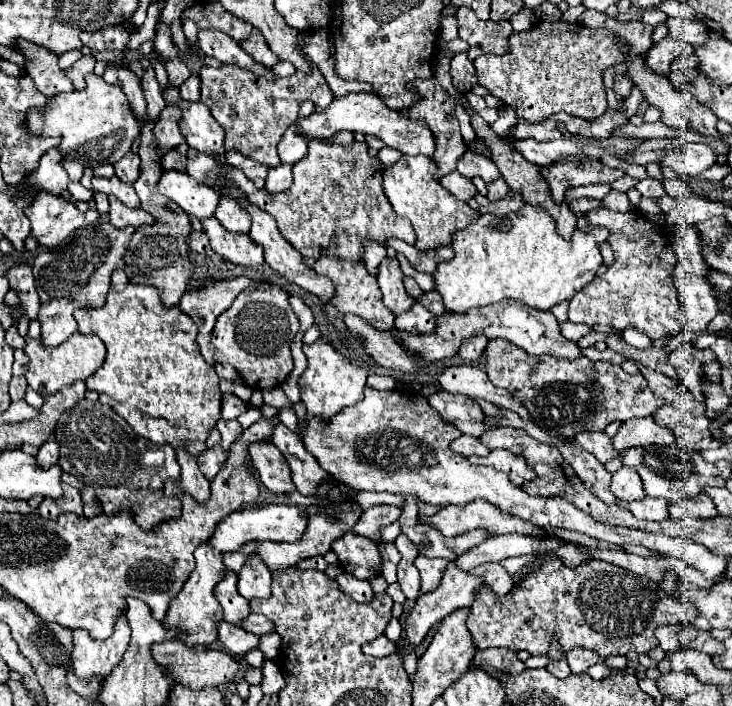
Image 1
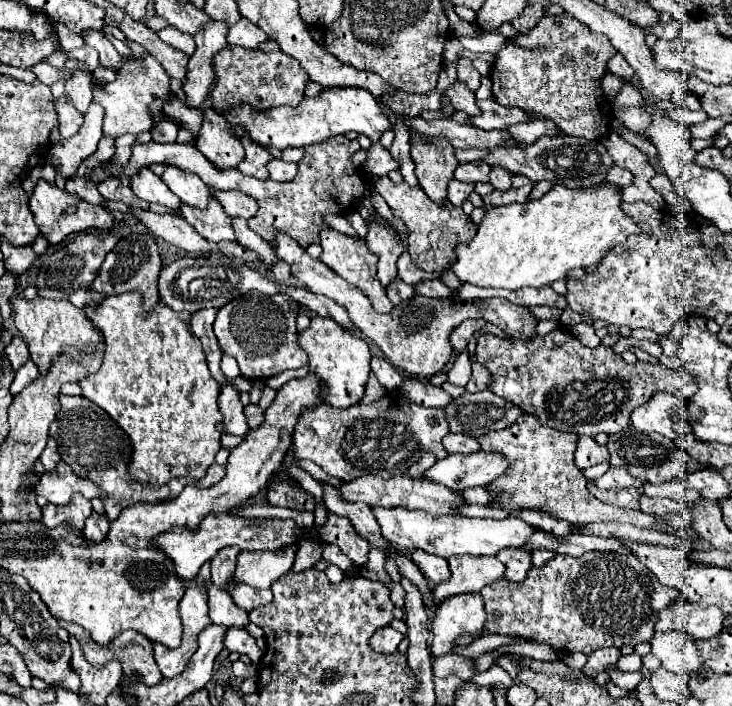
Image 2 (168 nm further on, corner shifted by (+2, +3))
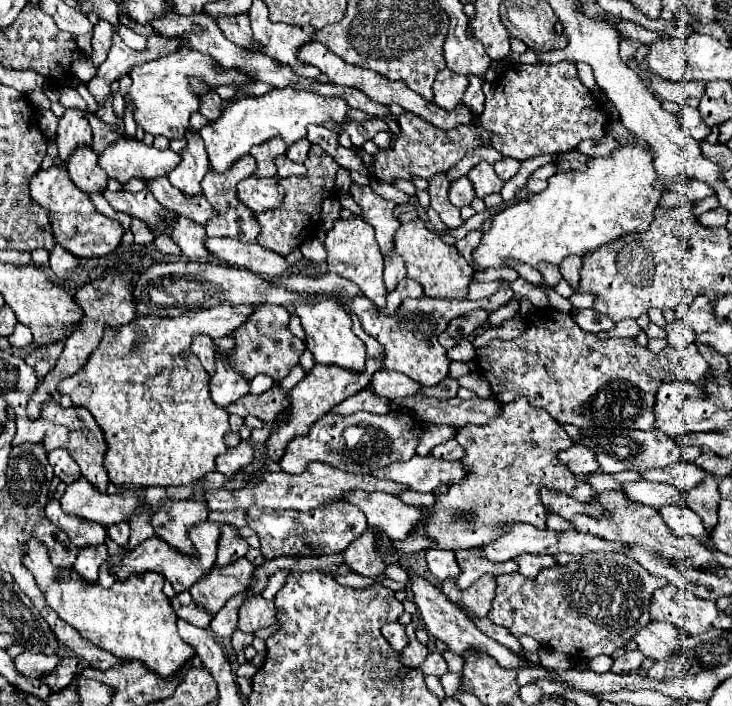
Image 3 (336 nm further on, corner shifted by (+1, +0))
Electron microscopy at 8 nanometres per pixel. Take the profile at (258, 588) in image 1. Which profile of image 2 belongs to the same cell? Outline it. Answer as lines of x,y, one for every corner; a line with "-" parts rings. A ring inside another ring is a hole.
240,584
230,592
232,600
236,606
240,606
246,612
252,612
260,606
266,606
272,602
272,592
270,590
254,590
252,586

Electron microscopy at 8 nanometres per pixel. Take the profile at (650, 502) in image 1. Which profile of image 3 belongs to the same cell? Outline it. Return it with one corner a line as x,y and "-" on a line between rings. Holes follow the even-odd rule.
665,505
659,509
663,523
677,535
691,535
691,537
705,537
705,527
695,511
681,505

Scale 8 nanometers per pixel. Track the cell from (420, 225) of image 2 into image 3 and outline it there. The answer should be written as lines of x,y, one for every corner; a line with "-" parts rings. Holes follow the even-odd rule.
417,217
413,221
401,223
395,231
395,249
407,265
407,277
419,281
427,297
447,297
447,299
465,299
465,291
471,283
473,267
463,259
455,245
447,245
427,223

